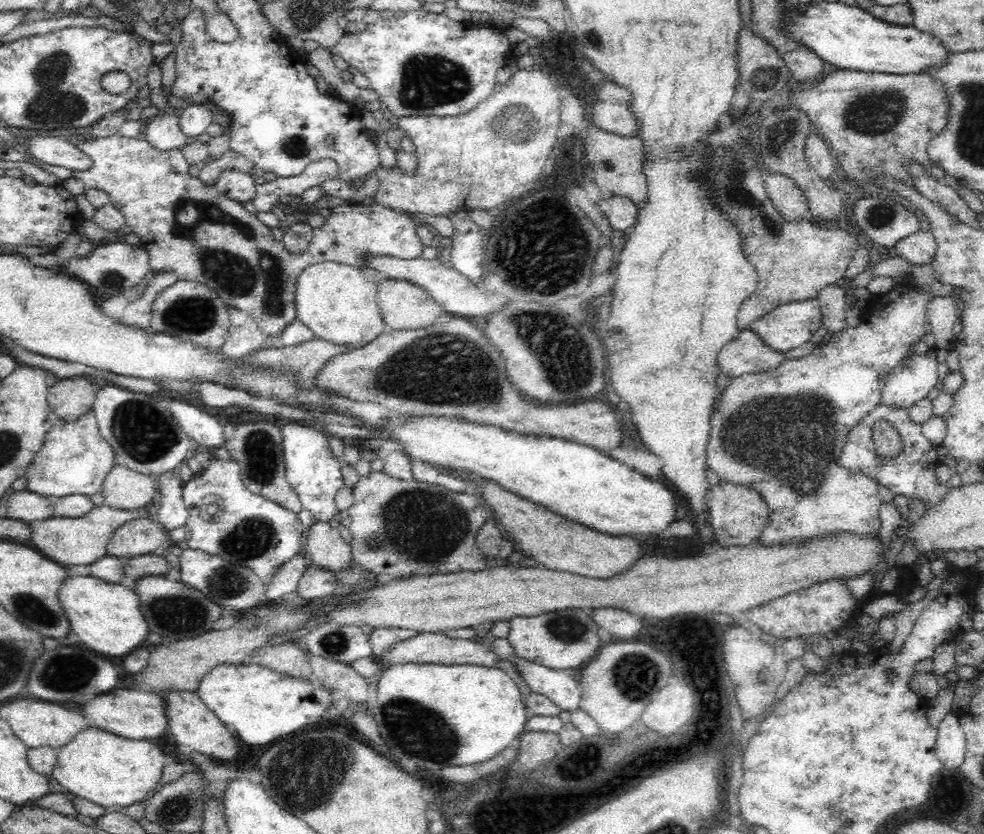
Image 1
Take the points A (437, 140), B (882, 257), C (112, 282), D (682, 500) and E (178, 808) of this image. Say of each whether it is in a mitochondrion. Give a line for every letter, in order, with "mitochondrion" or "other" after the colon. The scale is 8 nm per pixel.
A: other
B: other
C: mitochondrion
D: other
E: mitochondrion

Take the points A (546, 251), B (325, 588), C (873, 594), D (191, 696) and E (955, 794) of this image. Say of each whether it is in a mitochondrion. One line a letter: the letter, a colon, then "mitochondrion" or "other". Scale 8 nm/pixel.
A: mitochondrion
B: other
C: other
D: other
E: other

